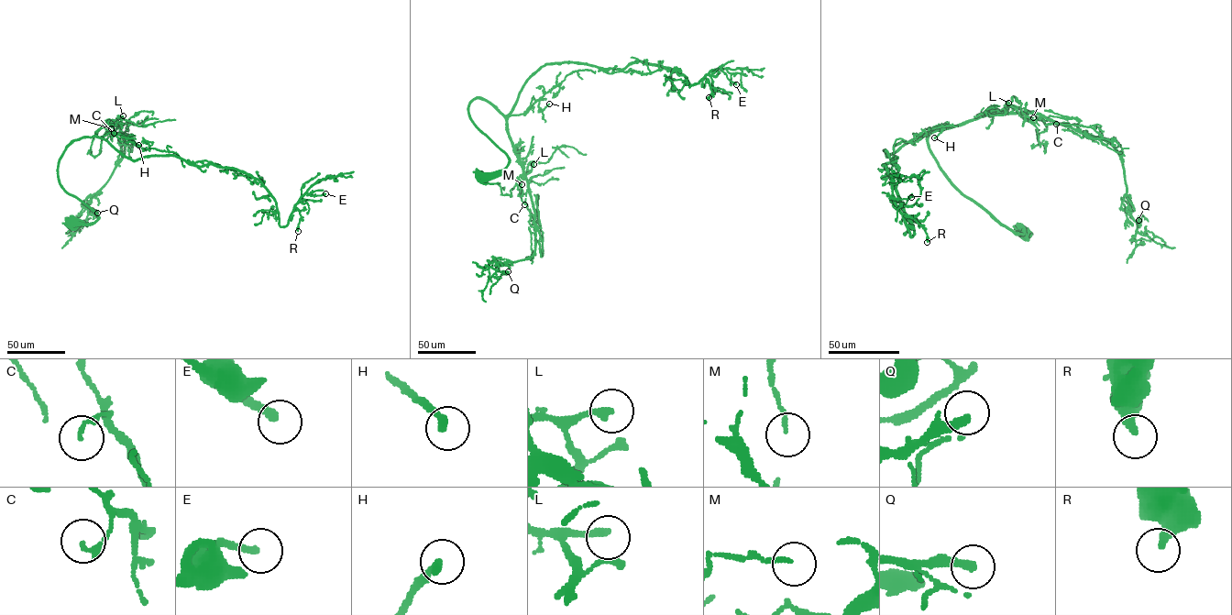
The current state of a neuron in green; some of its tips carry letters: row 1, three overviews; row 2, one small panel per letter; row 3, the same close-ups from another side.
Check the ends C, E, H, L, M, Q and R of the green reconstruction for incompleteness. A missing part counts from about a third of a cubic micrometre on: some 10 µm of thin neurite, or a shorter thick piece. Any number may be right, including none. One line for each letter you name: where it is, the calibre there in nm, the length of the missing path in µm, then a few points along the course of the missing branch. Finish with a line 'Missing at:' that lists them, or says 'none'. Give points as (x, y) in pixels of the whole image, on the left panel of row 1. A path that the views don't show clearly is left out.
H: Place: (138, 145). Thickness 280 nm. Missing length about 30 µm. Course of what is missing: (138, 145), (148, 157), (148, 165)
L: Place: (123, 115). Thickness 260 nm. Missing length about 15 µm
Q: Place: (97, 213). Thickness 300 nm. Missing length about 20 µm
Missing at: H, L, Q

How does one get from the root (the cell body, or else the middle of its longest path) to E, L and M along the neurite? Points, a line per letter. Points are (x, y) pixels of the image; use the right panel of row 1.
E: (1026, 233), (940, 167), (928, 136), (949, 127), (885, 150), (911, 236), (891, 197), (911, 197)
L: (1026, 233), (1014, 233), (965, 196), (940, 167), (928, 141), (936, 129), (1020, 112), (1008, 103)
M: (1026, 233), (1014, 233), (957, 188), (940, 166), (928, 136), (994, 114), (1033, 117)

